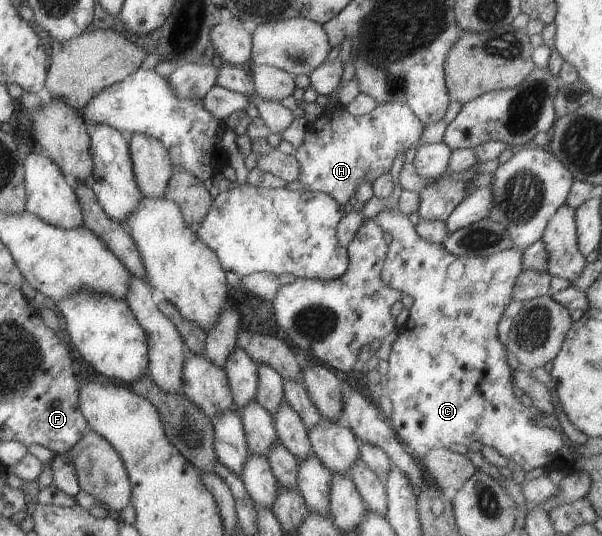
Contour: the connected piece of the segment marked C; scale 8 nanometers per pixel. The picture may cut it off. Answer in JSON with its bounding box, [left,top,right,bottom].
[374,208,580,473]

